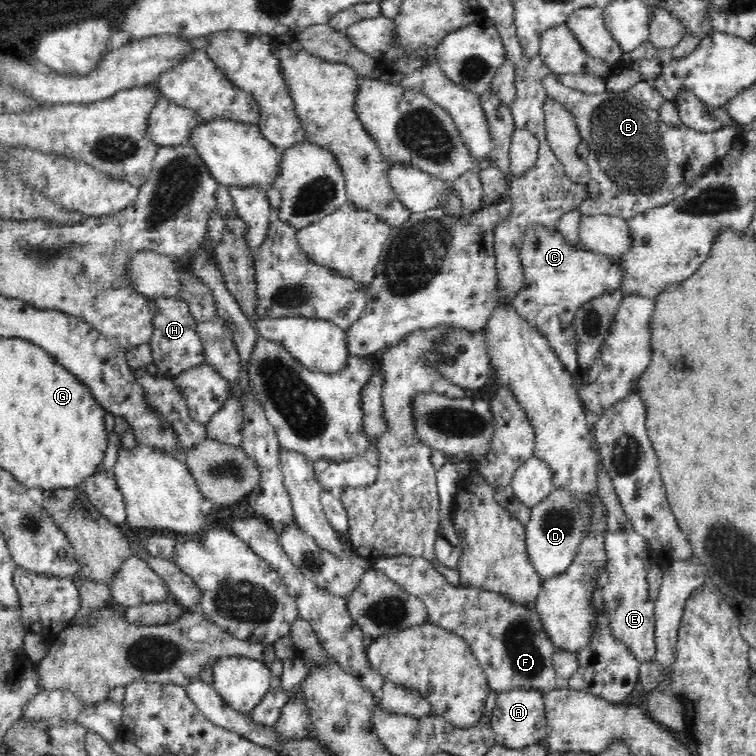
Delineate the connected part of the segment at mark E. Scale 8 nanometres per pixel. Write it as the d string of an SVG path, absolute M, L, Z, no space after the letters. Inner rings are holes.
M628 526L628 534L608 532L605 539L605 551L610 582L604 588L604 599L608 601L608 607L610 607L608 613L613 620L612 631L616 637L624 639L634 649L640 661L654 661L658 650L655 603L649 597L646 567L650 558L654 559L655 556L631 526Z

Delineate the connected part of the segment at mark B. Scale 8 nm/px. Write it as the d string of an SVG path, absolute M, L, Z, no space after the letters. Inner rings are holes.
M554 73L548 74L541 83L549 100L570 113L581 140L584 140L589 148L586 161L591 178L587 184L587 196L580 204L581 214L611 214L628 220L638 211L667 203L670 199L684 194L684 191L700 178L701 172L710 162L715 162L730 152L734 140L742 131L734 124L723 126L710 134L700 134L686 126L678 129L668 126L660 118L659 109L646 105L630 91L614 92L605 88L602 92L592 94L581 87L574 89L562 85Z

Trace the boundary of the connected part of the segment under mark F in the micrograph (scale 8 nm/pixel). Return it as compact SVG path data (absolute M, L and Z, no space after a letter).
M424 557L380 558L373 561L373 568L424 600L432 615L430 622L454 631L468 643L484 669L490 688L499 693L518 689L538 689L545 693L560 687L560 678L553 667L556 647L543 632L542 623L532 607L514 604L500 594L451 583Z

